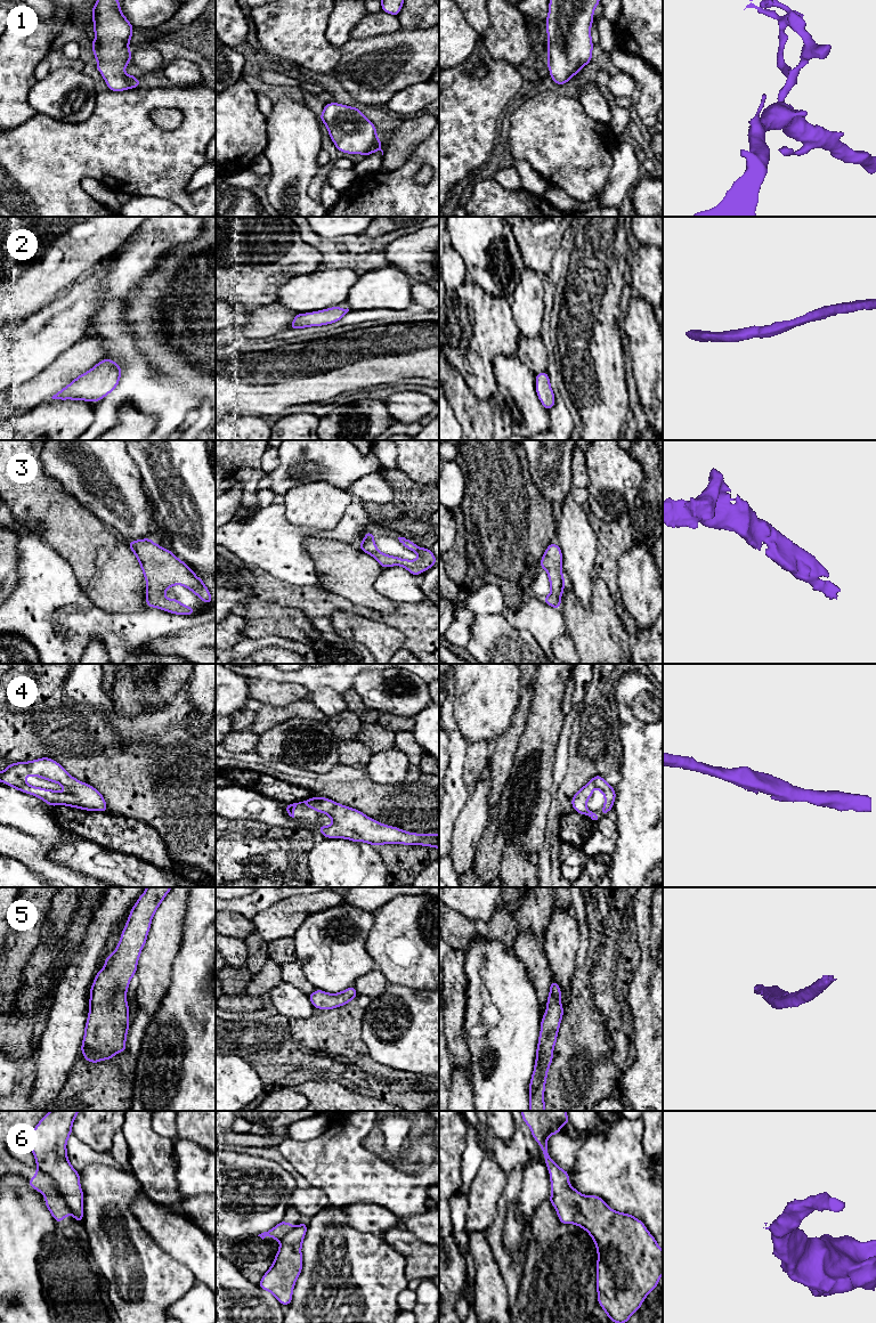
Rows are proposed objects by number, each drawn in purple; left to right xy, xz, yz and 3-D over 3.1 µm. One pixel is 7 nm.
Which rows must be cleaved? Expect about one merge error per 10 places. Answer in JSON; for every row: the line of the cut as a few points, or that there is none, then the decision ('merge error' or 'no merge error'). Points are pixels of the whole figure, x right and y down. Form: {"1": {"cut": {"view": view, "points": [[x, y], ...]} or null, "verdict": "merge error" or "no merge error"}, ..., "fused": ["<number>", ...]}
{"1": {"cut": null, "verdict": "no merge error"}, "2": {"cut": null, "verdict": "no merge error"}, "3": {"cut": null, "verdict": "no merge error"}, "4": {"cut": null, "verdict": "no merge error"}, "5": {"cut": null, "verdict": "no merge error"}, "6": {"cut": {"view": "xy", "points": [[37, 1166], [53, 1179], [70, 1211]]}, "verdict": "merge error"}, "fused": ["6"]}

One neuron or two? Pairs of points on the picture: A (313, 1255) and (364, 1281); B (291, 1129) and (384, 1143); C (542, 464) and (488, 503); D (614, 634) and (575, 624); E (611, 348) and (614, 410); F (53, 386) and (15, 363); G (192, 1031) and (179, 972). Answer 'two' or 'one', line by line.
A: one
B: two
C: two
D: one
E: one
F: two
G: one

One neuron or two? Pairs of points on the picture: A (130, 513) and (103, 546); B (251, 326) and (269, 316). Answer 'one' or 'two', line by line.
A: two
B: one

